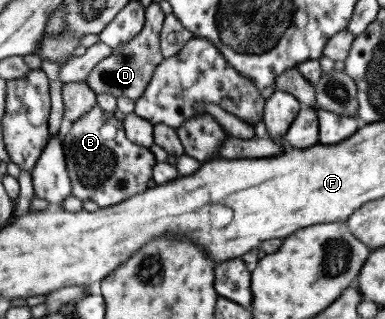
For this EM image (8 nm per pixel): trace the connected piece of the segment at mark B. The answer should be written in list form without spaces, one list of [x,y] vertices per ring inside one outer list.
[[[97,105],[71,122],[71,128],[60,140],[62,152],[64,153],[65,168],[71,184],[71,195],[79,200],[91,200],[99,208],[113,206],[123,202],[125,198],[144,192],[147,182],[152,180],[152,168],[156,163],[153,154],[148,148],[133,144],[126,137],[122,130],[122,122],[116,120],[112,113],[104,112]]]

